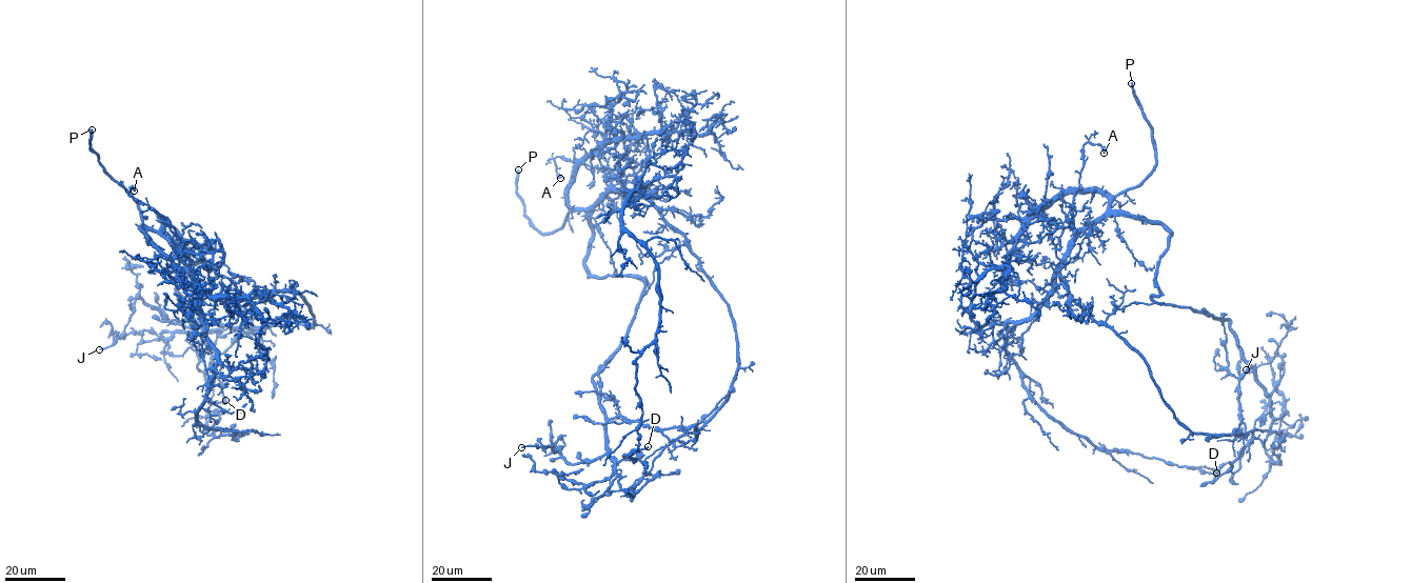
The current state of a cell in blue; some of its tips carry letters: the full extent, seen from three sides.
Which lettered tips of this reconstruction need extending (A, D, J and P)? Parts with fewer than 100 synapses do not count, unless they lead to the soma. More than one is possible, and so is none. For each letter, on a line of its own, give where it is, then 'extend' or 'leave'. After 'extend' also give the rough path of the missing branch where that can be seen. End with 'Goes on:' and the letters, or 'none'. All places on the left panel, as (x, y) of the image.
A: place (134, 191); leave
D: place (225, 400); leave
J: place (99, 349); leave
P: place (92, 129); extend
Goes on: P

